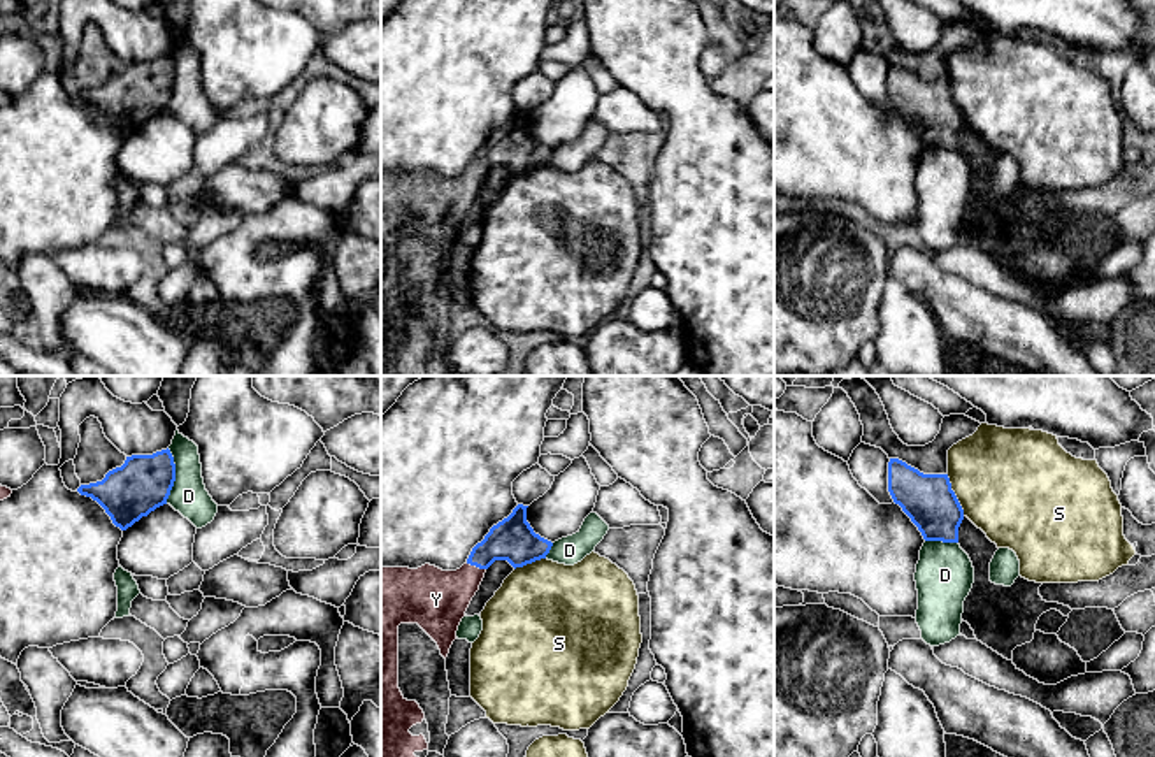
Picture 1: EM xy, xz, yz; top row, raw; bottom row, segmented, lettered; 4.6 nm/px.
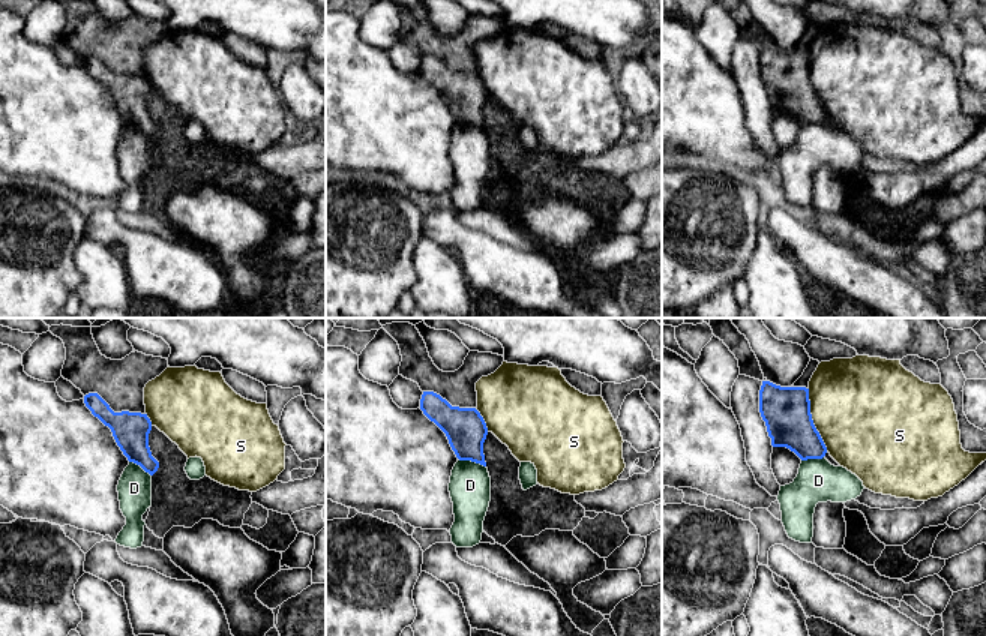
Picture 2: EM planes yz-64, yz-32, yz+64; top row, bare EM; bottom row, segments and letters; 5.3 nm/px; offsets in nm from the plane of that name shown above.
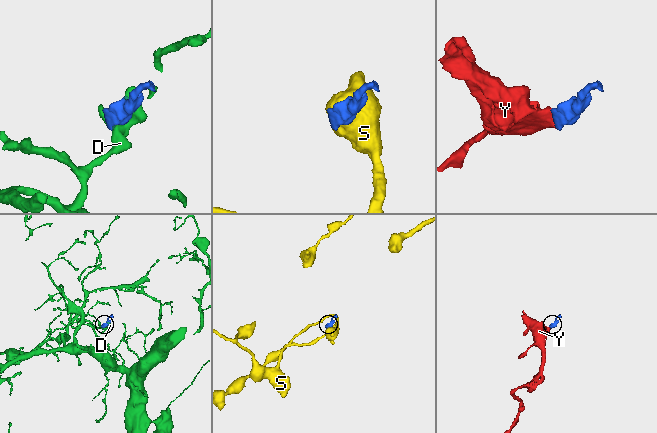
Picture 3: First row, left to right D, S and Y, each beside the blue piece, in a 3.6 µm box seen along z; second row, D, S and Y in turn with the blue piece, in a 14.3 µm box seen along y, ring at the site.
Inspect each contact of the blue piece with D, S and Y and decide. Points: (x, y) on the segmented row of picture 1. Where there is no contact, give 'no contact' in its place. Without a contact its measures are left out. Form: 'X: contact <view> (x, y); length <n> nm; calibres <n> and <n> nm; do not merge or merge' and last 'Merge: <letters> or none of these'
D: contact xy (174, 476); length 260 nm; calibres 260 and 170 nm; do not merge
S: contact yz (955, 496); length 200 nm; calibres 240 and 480 nm; do not merge
Y: contact xz (476, 566); length 100 nm; calibres 200 and 280 nm; merge
Merge: Y

